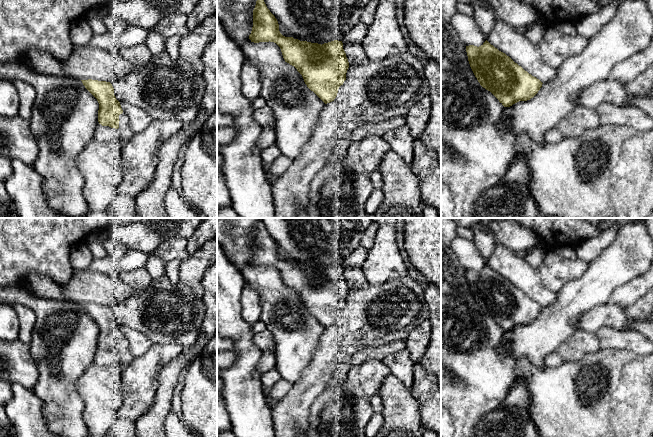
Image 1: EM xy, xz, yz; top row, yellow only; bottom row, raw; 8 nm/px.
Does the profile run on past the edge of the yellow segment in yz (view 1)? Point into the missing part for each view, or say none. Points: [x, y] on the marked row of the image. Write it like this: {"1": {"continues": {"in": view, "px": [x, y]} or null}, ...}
{"1": {"continues": null}}

